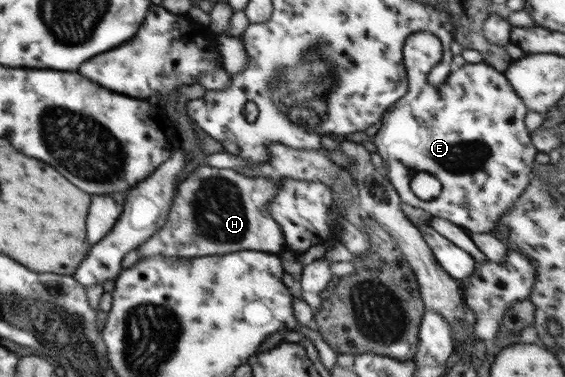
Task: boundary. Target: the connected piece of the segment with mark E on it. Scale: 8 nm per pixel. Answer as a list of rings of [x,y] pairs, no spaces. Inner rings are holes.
[[[421,31],[410,34],[407,37],[404,44],[404,65],[408,76],[407,94],[395,102],[383,115],[381,123],[379,124],[379,130],[372,139],[377,147],[376,152],[381,155],[381,158],[384,160],[384,166],[387,168],[386,174],[388,175],[388,183],[396,190],[401,202],[411,204],[411,206],[415,206],[415,208],[423,208],[431,217],[445,219],[445,221],[451,222],[455,226],[464,228],[469,234],[493,233],[493,228],[499,223],[499,219],[515,206],[517,199],[523,194],[527,186],[529,186],[533,176],[532,171],[534,167],[537,166],[535,157],[537,156],[538,150],[533,146],[530,137],[531,132],[527,130],[524,123],[524,118],[527,116],[529,110],[521,98],[519,98],[519,95],[514,91],[514,86],[511,86],[511,83],[507,80],[504,73],[485,62],[477,64],[465,63],[460,68],[454,67],[442,85],[438,87],[431,86],[426,78],[429,71],[441,60],[441,56],[442,42],[439,40],[439,37],[436,37],[432,32]],[[417,172],[428,172],[442,182],[442,191],[437,199],[421,200],[413,194],[413,191],[409,188],[409,182],[411,182],[411,178],[413,178]]]

